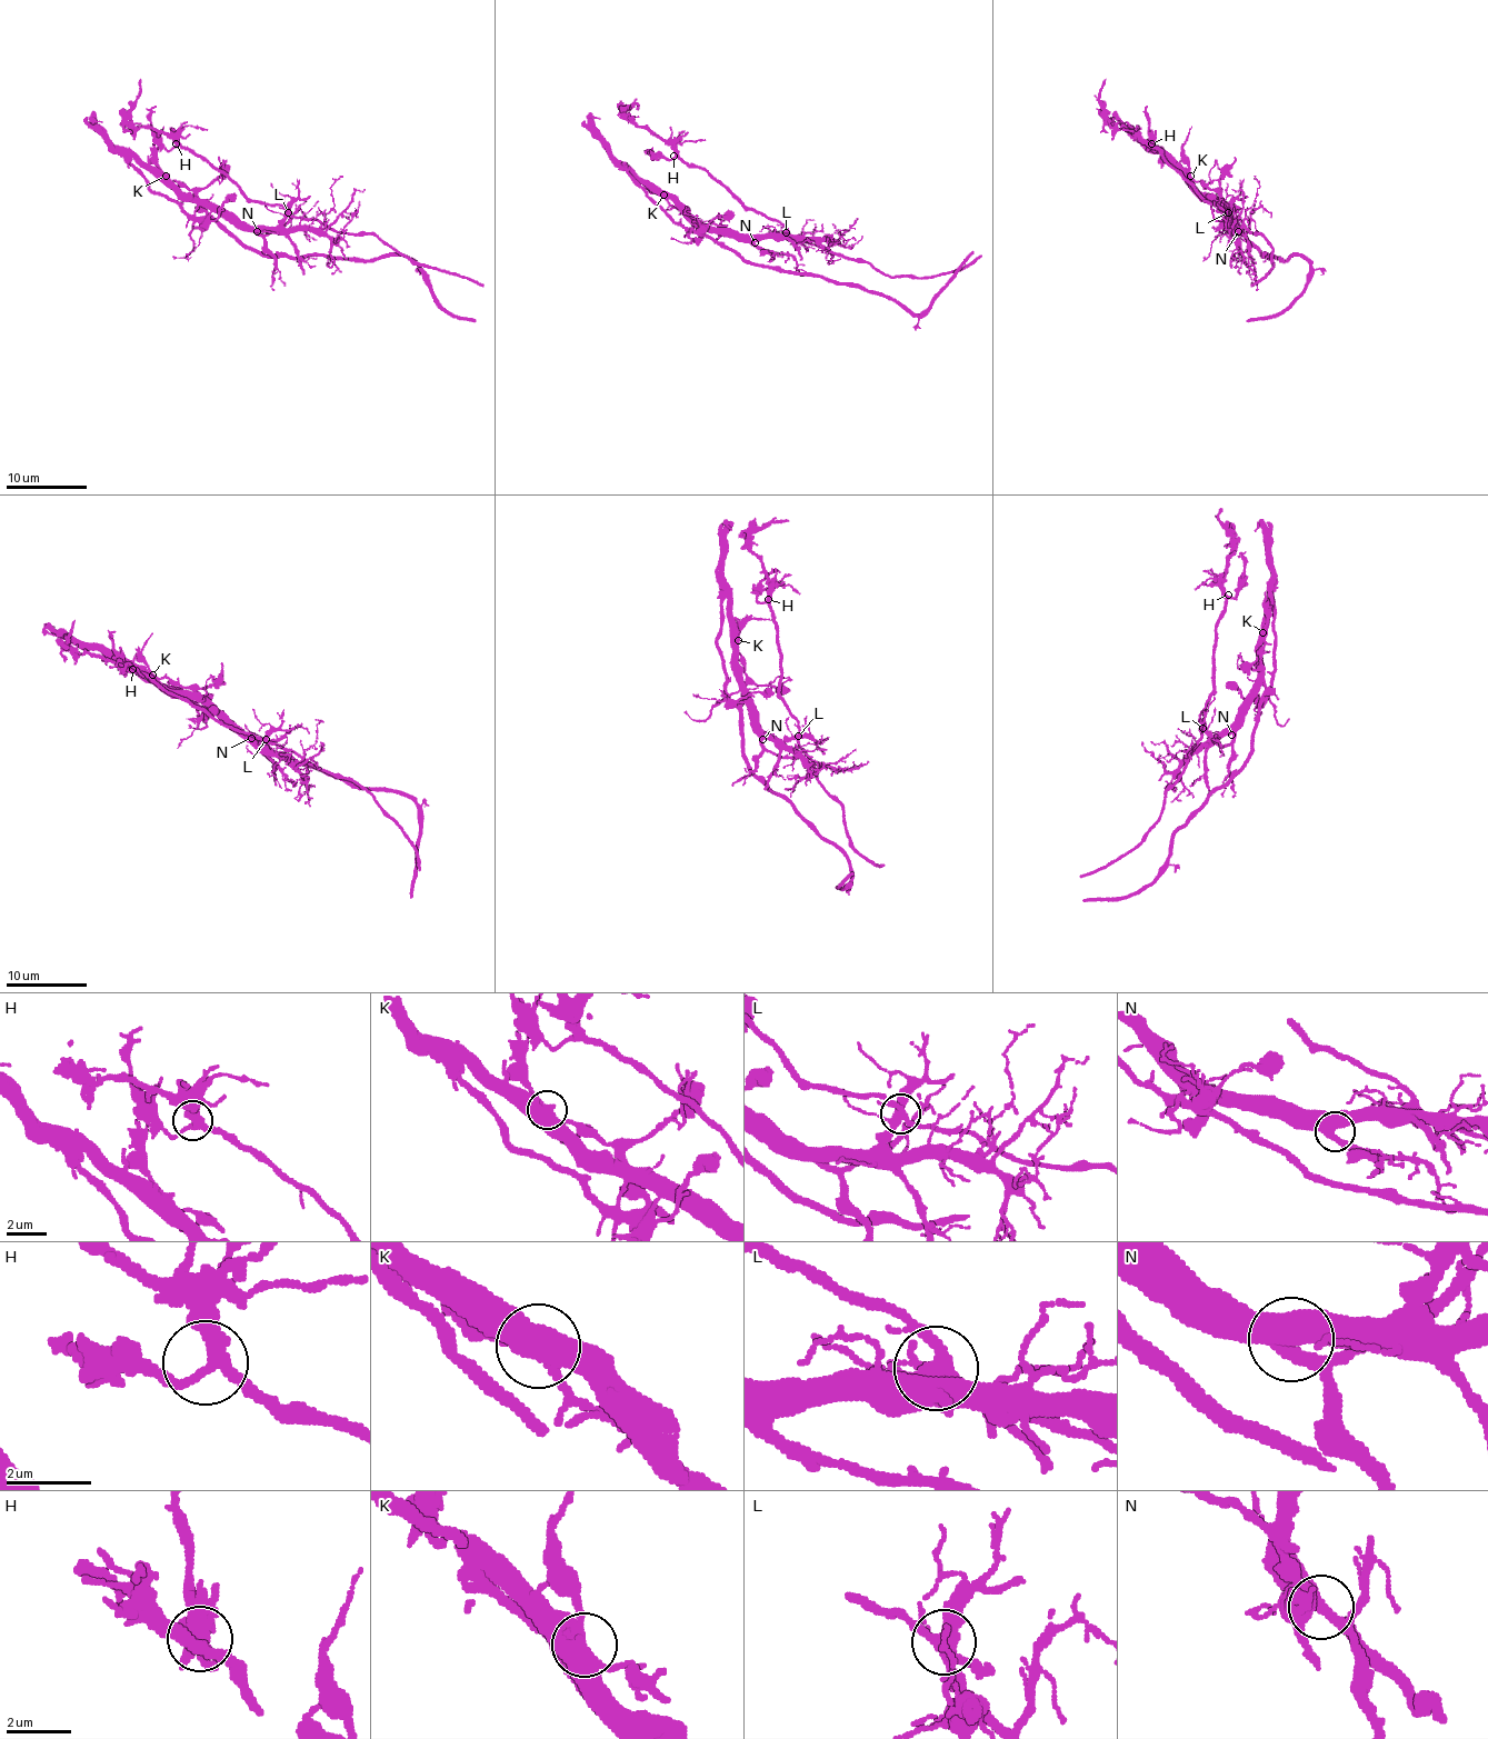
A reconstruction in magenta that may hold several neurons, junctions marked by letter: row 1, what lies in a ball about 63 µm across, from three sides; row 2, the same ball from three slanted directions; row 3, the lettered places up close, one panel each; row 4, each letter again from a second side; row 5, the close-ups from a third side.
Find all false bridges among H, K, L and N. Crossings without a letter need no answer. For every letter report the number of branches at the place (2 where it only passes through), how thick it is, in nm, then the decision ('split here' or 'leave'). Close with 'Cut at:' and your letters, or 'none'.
H: 3 | 300 nm | leave
K: 3 | 460 nm | split here
L: 5 | 400 nm | split here
N: 3 | 440 nm | leave
Cut at: K, L

